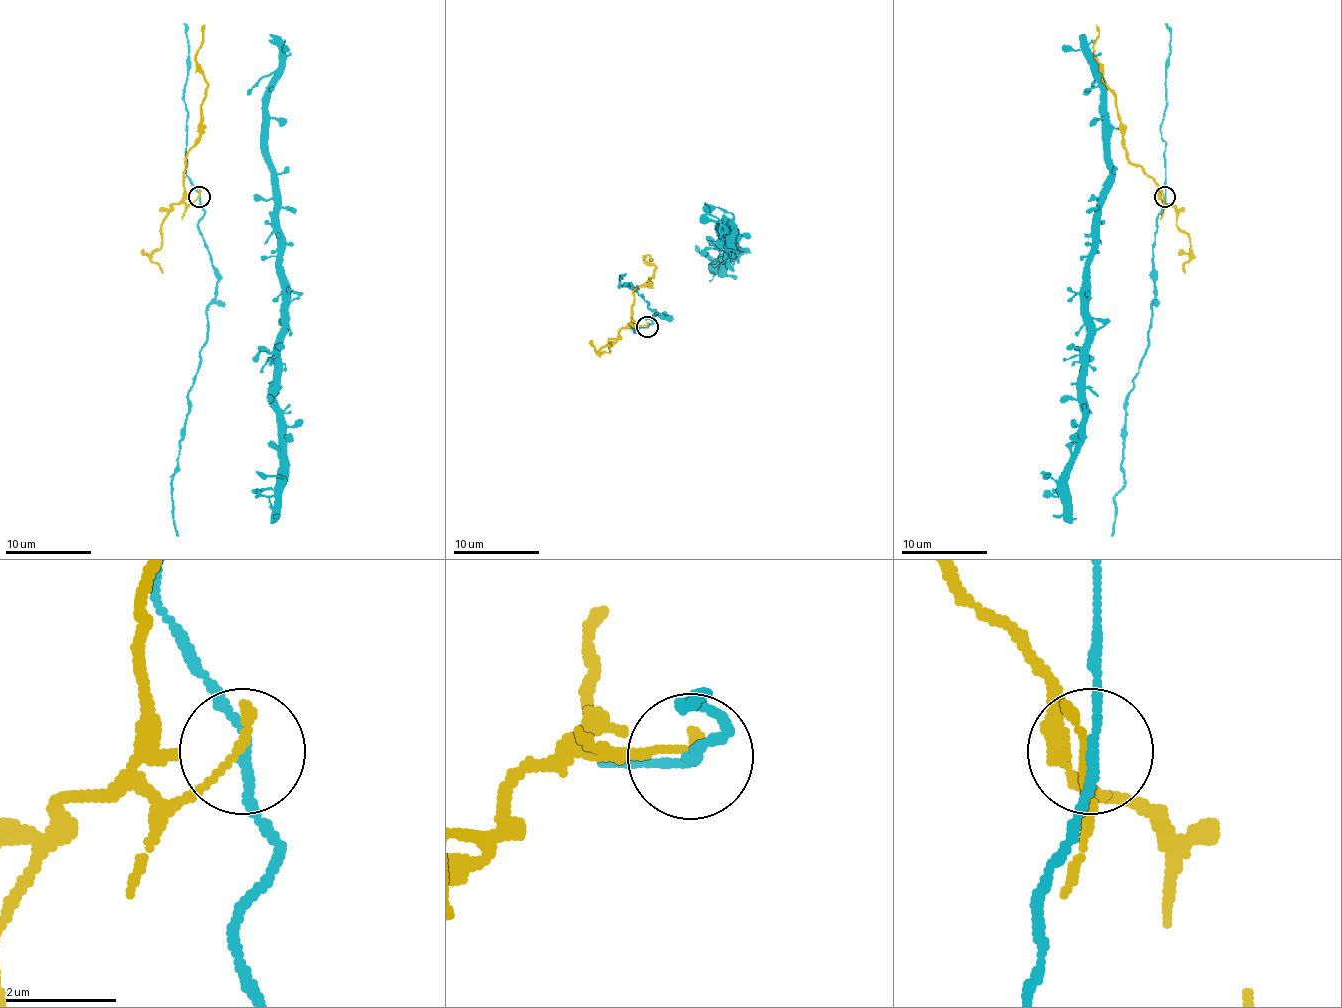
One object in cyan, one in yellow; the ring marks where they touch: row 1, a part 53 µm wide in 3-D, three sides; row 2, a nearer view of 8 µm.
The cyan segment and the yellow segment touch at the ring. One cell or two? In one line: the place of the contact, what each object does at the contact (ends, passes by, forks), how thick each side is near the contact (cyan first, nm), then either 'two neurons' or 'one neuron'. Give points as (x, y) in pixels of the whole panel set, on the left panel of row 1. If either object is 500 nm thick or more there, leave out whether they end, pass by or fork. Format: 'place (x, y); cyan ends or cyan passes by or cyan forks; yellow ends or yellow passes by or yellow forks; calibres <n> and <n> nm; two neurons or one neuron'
place (199, 197); cyan passes by; yellow ends; calibres 160 and 180 nm; two neurons

